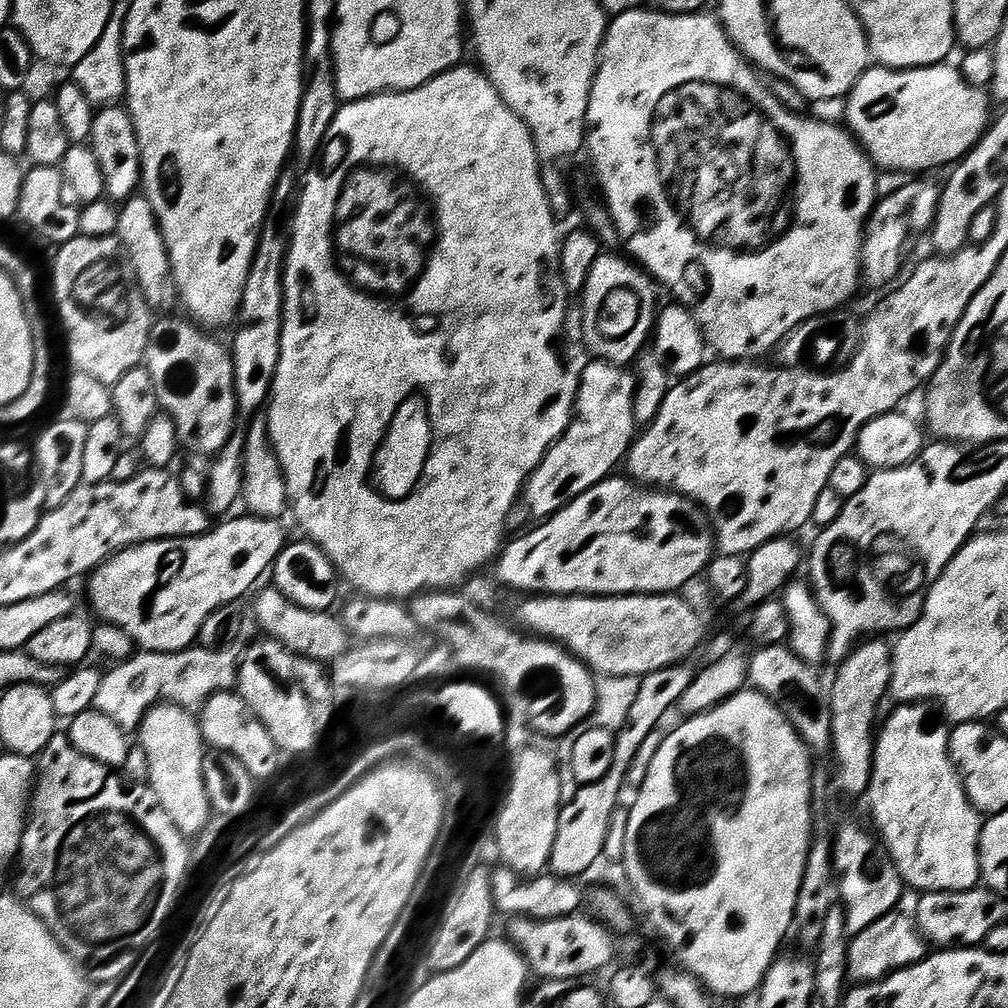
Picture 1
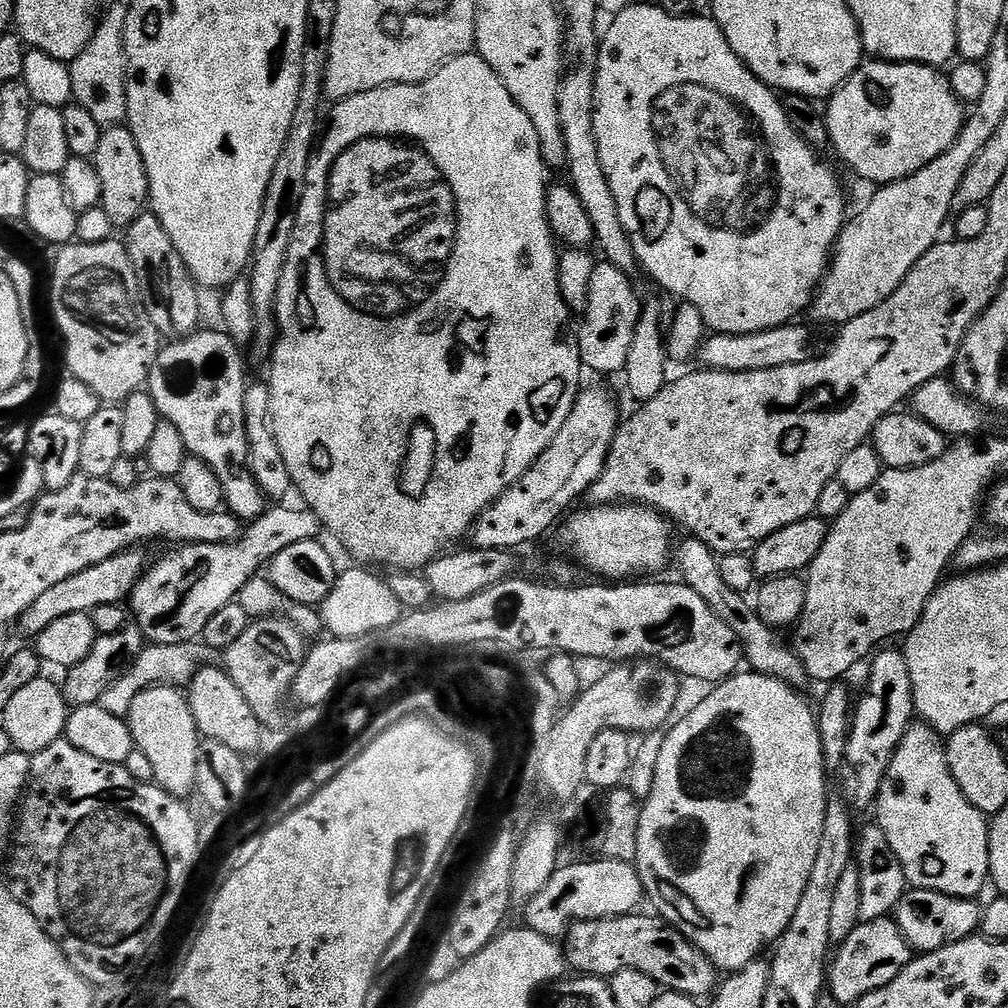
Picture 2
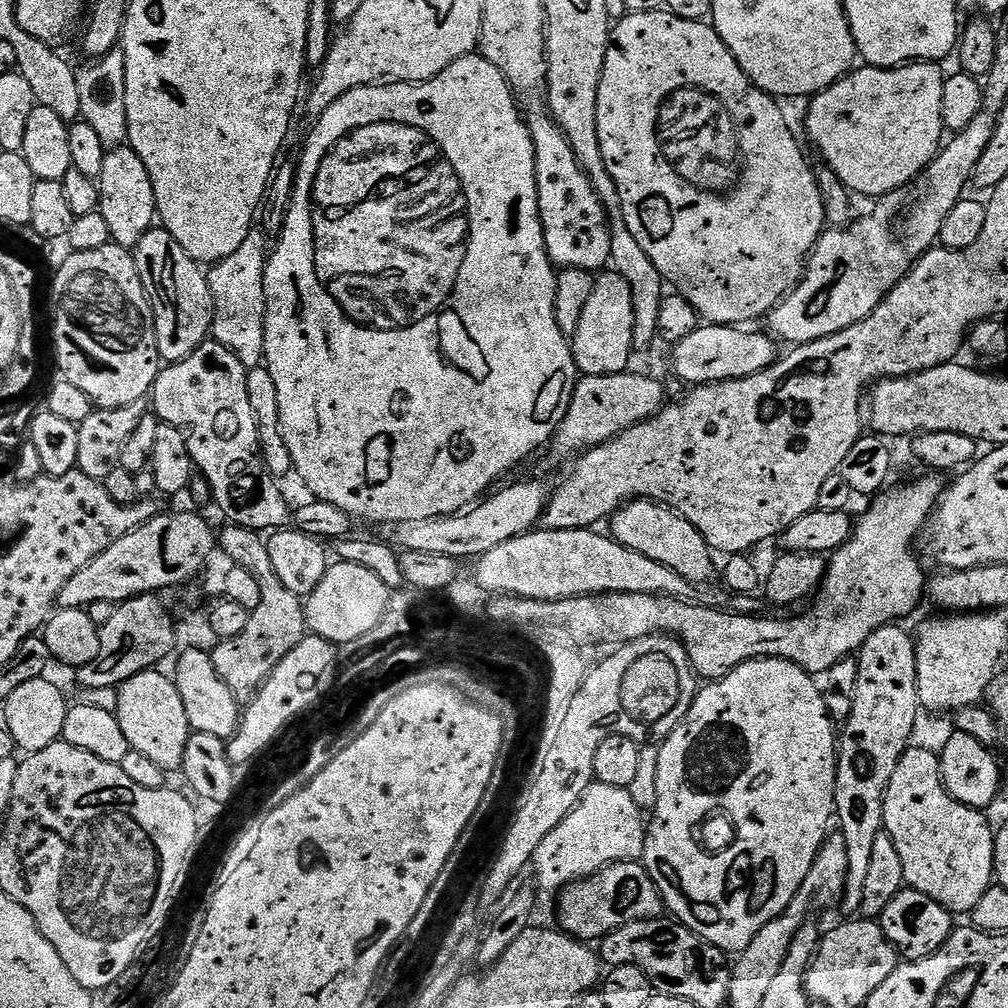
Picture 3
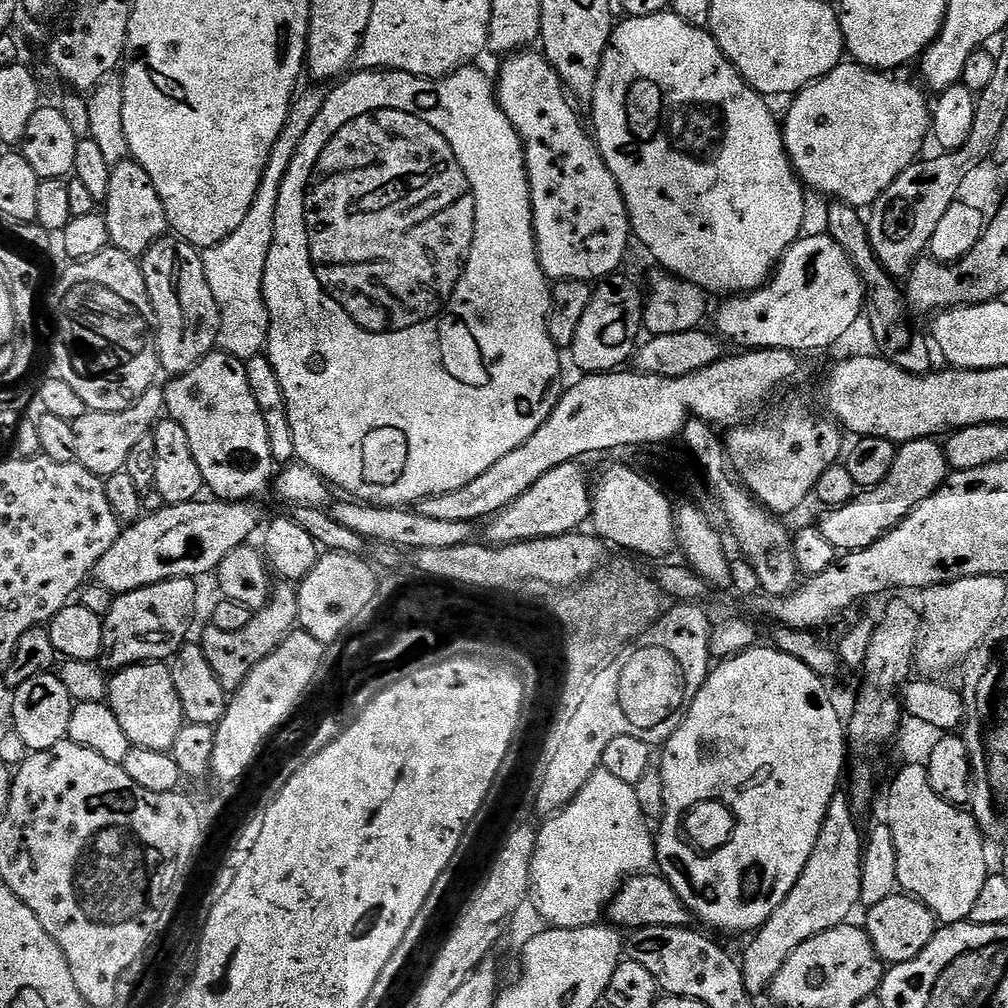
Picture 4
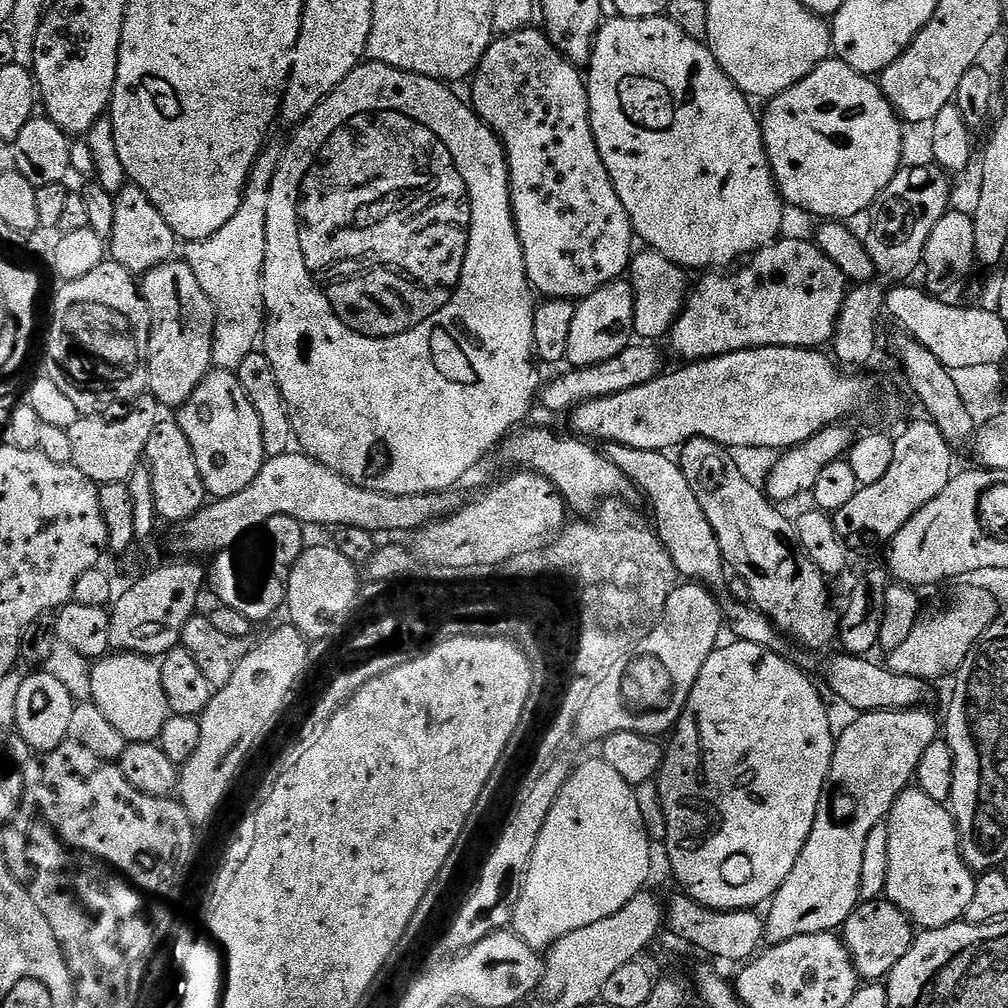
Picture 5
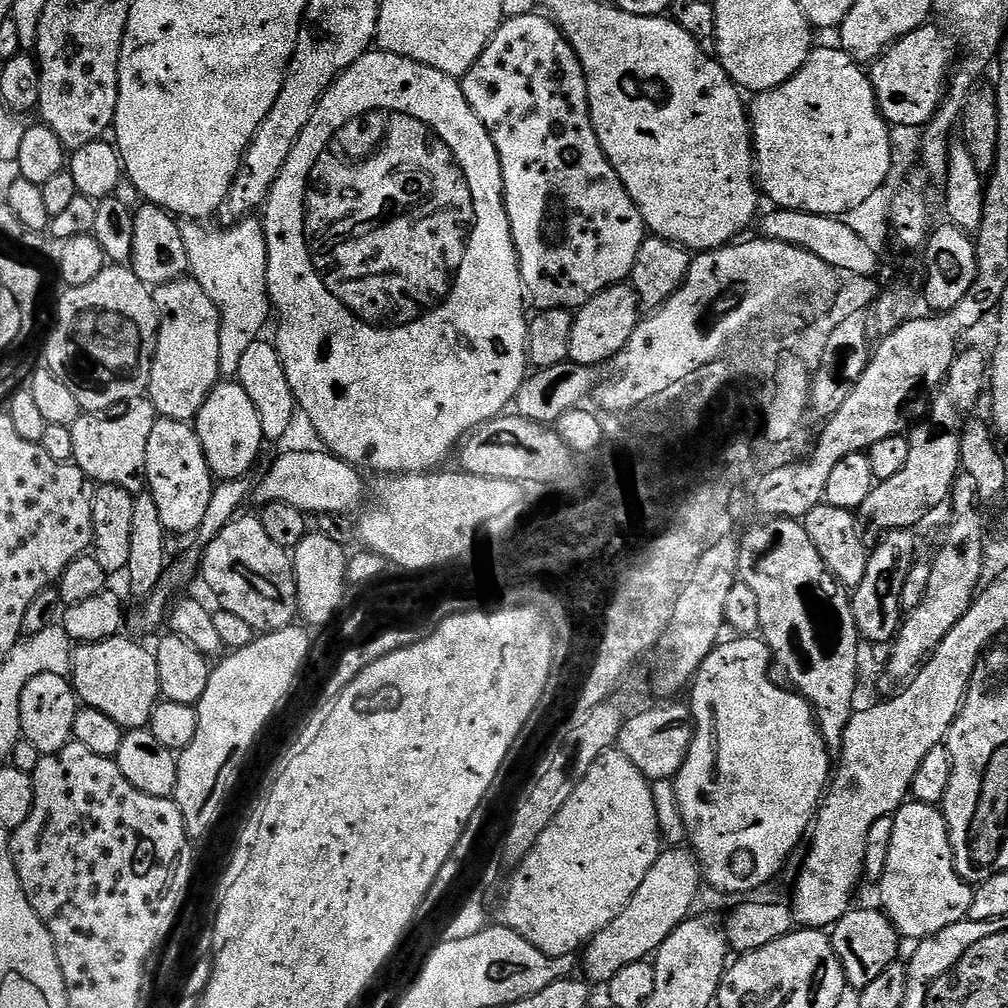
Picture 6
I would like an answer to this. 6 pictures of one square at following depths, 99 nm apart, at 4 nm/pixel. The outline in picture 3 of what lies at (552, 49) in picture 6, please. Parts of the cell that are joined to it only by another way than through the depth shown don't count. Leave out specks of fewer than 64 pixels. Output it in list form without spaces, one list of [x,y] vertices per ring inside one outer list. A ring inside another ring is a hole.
[[[547,111],[527,113],[528,129],[534,142],[536,151],[536,185],[538,186],[538,206],[540,207],[540,221],[544,227],[544,241],[548,257],[553,265],[560,268],[581,268],[596,274],[611,261],[610,254],[610,226],[608,215],[582,166],[578,166],[578,158],[574,158],[574,150],[562,130]]]

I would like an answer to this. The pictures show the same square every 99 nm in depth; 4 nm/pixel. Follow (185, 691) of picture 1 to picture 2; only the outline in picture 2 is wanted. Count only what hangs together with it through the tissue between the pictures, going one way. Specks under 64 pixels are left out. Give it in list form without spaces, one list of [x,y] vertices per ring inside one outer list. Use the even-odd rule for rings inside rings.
[[[189,642],[187,644],[154,644],[149,643],[138,654],[135,663],[127,672],[121,674],[118,679],[102,694],[99,704],[102,710],[115,716],[127,717],[130,706],[138,694],[147,688],[179,688],[183,689],[196,677],[197,672],[209,663],[210,650],[203,642]]]

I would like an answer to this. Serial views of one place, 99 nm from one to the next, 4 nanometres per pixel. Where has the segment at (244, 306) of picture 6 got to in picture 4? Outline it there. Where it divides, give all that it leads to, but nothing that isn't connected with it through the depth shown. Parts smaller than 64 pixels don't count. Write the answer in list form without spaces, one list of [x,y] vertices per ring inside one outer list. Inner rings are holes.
[[[312,86],[299,93],[293,99],[290,106],[290,114],[286,114],[286,126],[282,126],[282,134],[278,134],[278,142],[274,142],[274,150],[270,150],[270,158],[266,162],[266,170],[262,174],[262,182],[258,186],[258,194],[246,214],[242,218],[242,226],[234,230],[234,234],[227,236],[222,242],[215,244],[213,248],[203,249],[204,269],[206,270],[206,282],[210,282],[210,290],[214,290],[214,302],[218,302],[220,311],[220,329],[216,335],[219,351],[230,354],[234,358],[247,361],[250,358],[261,355],[268,343],[268,307],[264,301],[264,271],[266,270],[266,258],[270,254],[270,242],[274,238],[274,209],[278,207],[278,190],[282,190],[282,178],[286,178],[286,169],[290,166],[294,154],[298,154],[298,142],[302,142],[306,130],[310,130],[310,122],[318,118],[318,110],[322,110],[322,102],[326,95],[323,87]]]

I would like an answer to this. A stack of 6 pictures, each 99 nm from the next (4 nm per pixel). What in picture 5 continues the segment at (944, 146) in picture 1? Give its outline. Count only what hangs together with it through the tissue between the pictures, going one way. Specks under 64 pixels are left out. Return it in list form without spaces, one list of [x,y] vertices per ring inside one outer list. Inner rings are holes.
[[[835,58],[823,60],[809,76],[802,78],[794,86],[790,86],[785,92],[780,92],[767,101],[765,112],[762,112],[762,127],[764,130],[764,145],[768,151],[768,161],[772,167],[772,173],[776,179],[776,184],[780,187],[780,195],[784,197],[789,205],[796,208],[805,208],[808,212],[813,212],[820,218],[831,218],[833,221],[846,222],[849,218],[860,212],[867,212],[879,200],[882,190],[890,186],[890,182],[900,171],[903,165],[902,144],[904,124],[896,115],[895,108],[884,96],[879,83],[875,79],[861,76],[859,72],[846,66],[846,62]]]

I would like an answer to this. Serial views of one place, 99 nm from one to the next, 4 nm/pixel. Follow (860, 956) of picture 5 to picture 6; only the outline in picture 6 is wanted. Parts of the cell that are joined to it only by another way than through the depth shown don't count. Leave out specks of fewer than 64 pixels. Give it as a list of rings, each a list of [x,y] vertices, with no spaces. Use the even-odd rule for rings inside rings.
[[[853,907],[830,929],[832,949],[844,971],[844,982],[849,989],[863,990],[886,970],[897,963],[902,937],[883,911],[872,908]]]

